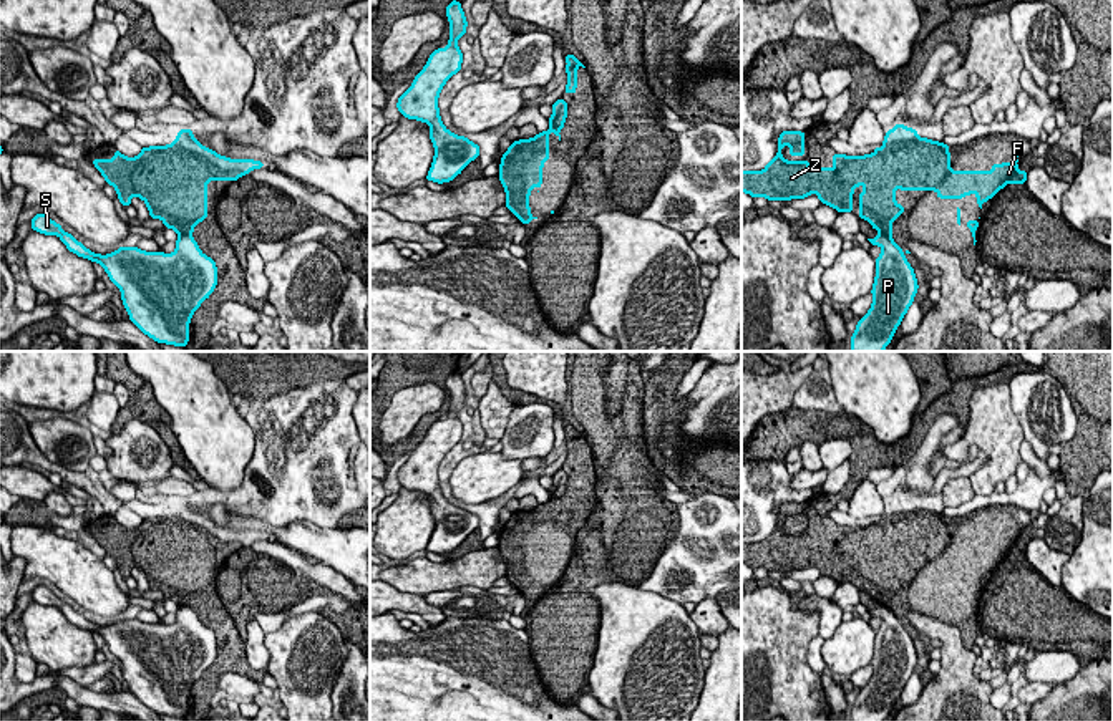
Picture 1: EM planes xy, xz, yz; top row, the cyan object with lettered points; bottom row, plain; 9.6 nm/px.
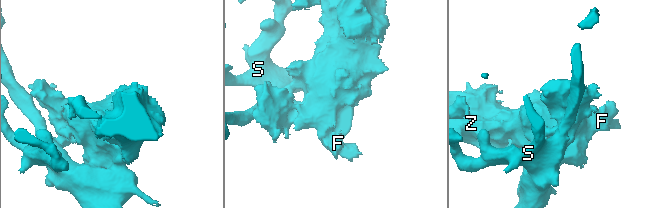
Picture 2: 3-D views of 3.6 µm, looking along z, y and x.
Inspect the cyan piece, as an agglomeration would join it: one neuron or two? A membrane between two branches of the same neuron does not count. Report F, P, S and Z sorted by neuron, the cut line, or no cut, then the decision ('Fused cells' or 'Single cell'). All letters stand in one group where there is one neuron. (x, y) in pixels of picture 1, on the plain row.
Groups: F Z / P S. Split along xy (179, 605), (191, 609). Fused cells

